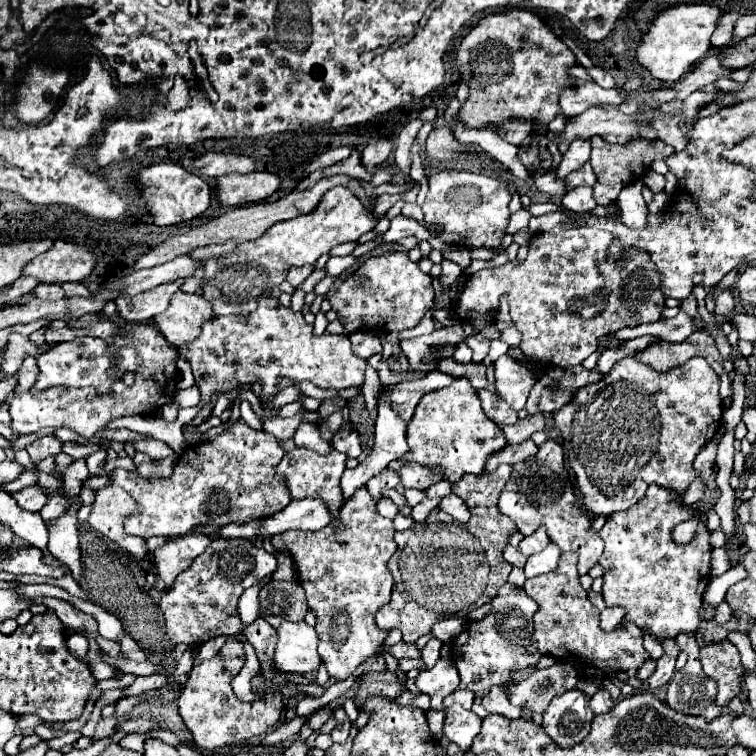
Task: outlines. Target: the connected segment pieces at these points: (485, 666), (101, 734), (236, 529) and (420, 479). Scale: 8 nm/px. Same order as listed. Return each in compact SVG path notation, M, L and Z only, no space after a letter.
M504 583L498 595L492 599L490 613L480 621L470 621L464 631L452 643L452 661L460 675L460 689L470 689L476 697L490 693L492 685L504 685L506 681L522 681L534 673L534 665L542 655L528 655L526 647L534 633L532 617L538 611L524 589Z
M115 716L103 718L99 721L95 733L93 735L93 738L95 740L99 740L105 737L110 736L114 733L114 727L117 723L117 719Z
M304 499L304 501L292 501L280 513L260 521L250 521L244 525L226 525L218 531L218 535L224 539L242 537L254 541L254 537L262 539L266 535L280 535L288 529L306 529L306 531L324 529L330 523L330 519L332 513L328 513L328 505L324 505L324 501Z
M392 461L390 467L400 473L400 481L404 483L404 487L428 489L430 485L442 481L440 469L428 469L426 465L416 465L412 461Z

